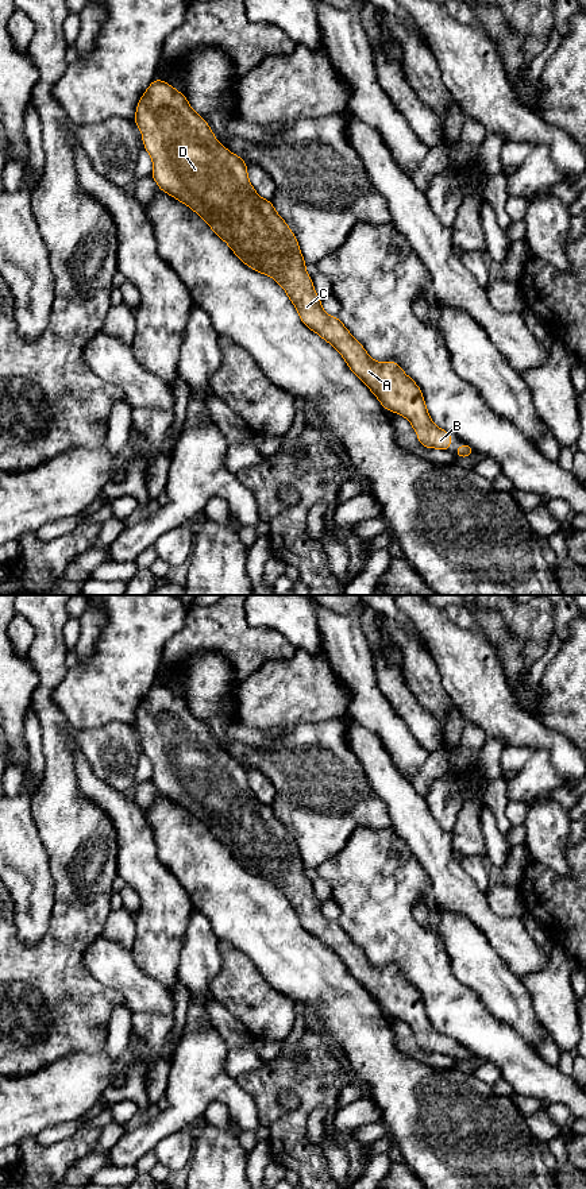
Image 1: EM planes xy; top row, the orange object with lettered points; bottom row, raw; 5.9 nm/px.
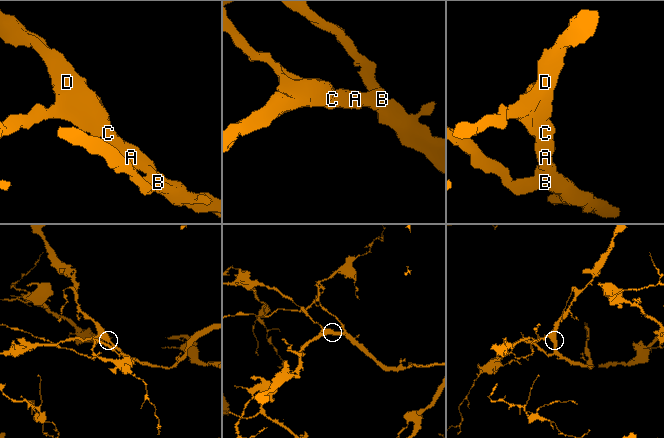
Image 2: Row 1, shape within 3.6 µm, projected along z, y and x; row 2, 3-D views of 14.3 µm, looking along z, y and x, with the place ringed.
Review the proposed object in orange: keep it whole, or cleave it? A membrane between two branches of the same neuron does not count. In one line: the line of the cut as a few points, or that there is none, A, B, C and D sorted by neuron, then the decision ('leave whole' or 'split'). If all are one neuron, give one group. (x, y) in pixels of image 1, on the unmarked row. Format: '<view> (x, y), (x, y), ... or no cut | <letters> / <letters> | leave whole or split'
no cut | A B C D | leave whole

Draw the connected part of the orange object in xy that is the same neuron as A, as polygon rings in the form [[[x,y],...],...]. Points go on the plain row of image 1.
[[[155,683],[136,710],[134,727],[140,733],[143,750],[151,760],[154,768],[151,780],[159,791],[159,795],[166,796],[198,818],[213,837],[232,853],[234,858],[243,868],[258,877],[274,883],[277,888],[285,893],[285,897],[296,911],[301,926],[340,957],[351,976],[374,997],[382,1011],[410,1026],[413,1035],[417,1036],[420,1050],[450,1055],[450,1045],[455,1041],[432,1028],[421,995],[415,985],[410,984],[393,965],[382,968],[374,966],[342,926],[338,922],[328,920],[321,914],[321,904],[313,893],[312,883],[305,876],[307,868],[300,857],[298,846],[292,834],[274,815],[273,807],[258,800],[248,785],[247,768],[216,745],[207,725],[190,713],[186,702],[165,686]]]

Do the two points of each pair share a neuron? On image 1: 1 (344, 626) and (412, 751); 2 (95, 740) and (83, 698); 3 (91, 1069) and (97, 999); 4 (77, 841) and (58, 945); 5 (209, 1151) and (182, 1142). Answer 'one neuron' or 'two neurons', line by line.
1: one neuron
2: two neurons
3: two neurons
4: one neuron
5: two neurons

